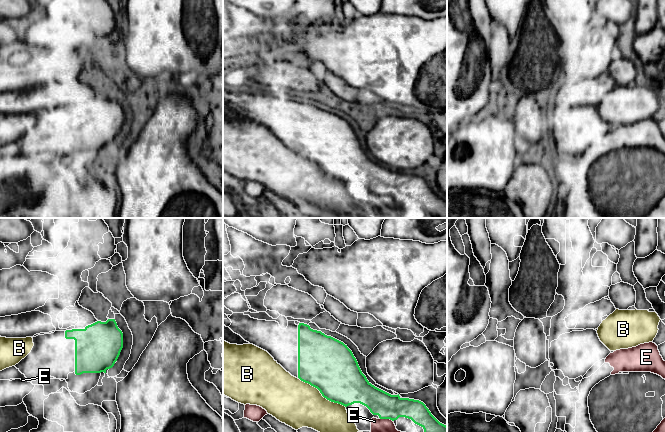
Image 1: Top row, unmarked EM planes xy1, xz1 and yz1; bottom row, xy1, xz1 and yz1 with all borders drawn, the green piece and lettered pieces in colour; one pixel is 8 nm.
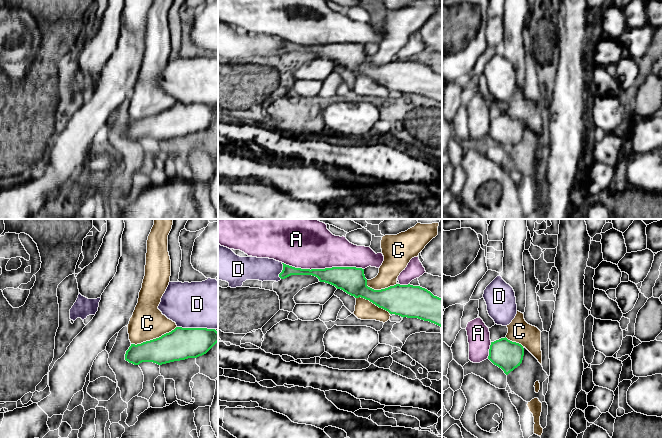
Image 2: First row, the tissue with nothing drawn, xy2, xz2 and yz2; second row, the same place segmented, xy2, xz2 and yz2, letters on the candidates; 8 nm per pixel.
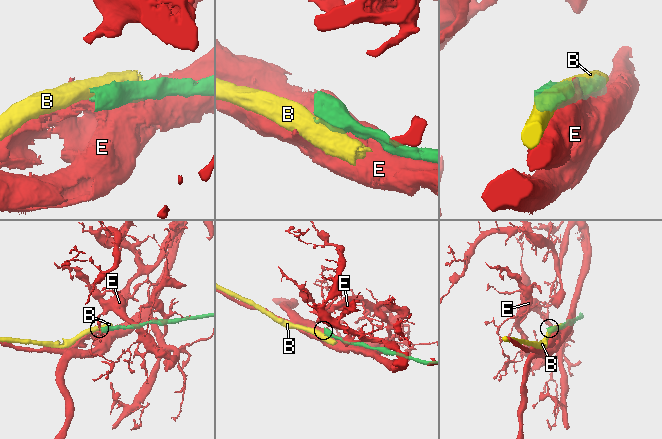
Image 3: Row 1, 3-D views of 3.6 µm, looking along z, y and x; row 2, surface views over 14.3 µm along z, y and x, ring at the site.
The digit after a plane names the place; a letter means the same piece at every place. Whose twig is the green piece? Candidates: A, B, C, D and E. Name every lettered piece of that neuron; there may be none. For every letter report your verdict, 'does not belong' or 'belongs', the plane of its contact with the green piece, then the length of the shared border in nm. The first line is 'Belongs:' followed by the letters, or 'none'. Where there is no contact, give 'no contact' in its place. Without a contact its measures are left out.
Belongs: none
A: does not belong; contact in xz2; length 650 nm
B: does not belong; contact in xz1; length 440 nm
C: does not belong; contact in xy2; length 400 nm
D: does not belong; contact in xy2; length 300 nm
E: does not belong; contact in xz1; length 120 nm

